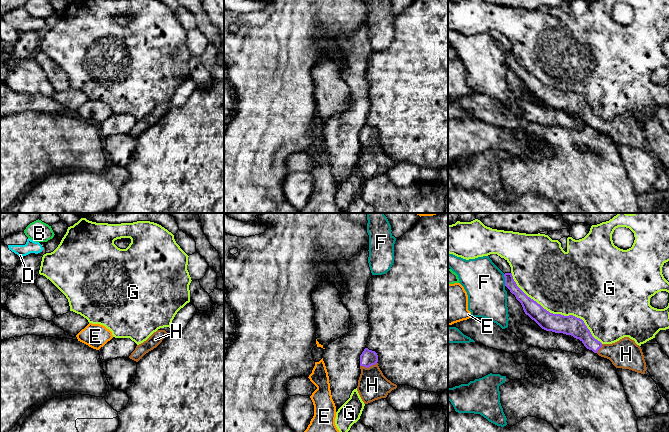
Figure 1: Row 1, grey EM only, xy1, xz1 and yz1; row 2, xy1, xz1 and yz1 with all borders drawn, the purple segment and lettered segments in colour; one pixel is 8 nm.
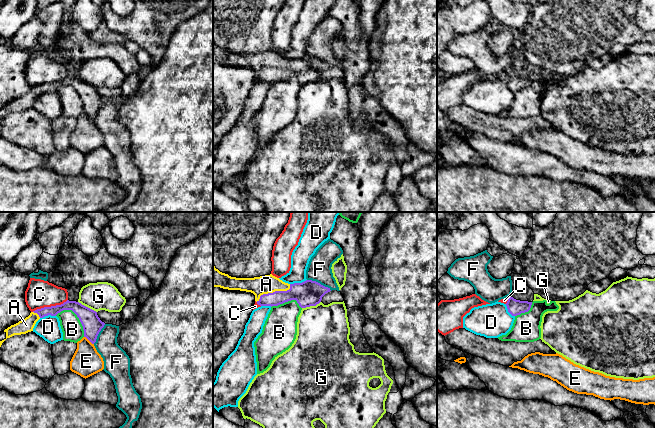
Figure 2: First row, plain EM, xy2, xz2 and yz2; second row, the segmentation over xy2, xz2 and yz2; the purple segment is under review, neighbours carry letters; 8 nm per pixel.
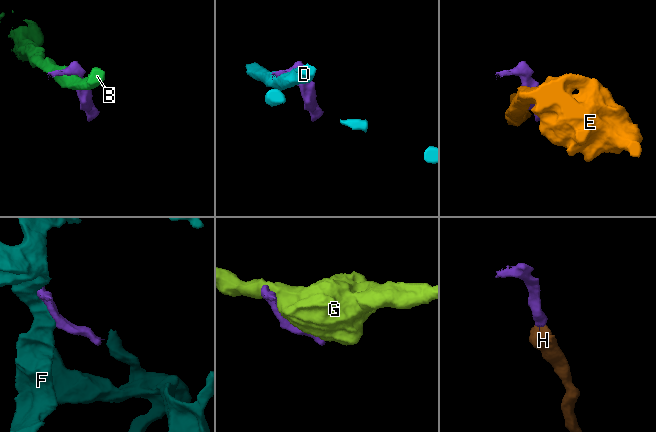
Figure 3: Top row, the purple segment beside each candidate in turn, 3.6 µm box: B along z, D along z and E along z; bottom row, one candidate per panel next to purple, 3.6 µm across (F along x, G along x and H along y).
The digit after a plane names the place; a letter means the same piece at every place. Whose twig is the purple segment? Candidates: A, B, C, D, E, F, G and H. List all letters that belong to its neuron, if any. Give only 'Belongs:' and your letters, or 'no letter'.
Belongs: A, H

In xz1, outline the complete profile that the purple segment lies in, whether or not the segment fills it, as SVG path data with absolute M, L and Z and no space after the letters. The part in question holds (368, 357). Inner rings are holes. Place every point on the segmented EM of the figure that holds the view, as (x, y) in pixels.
M365 348L360 355L361 374L357 386L357 391L364 404L386 398L392 390L397 388L396 384L383 375L377 362L377 353Z

